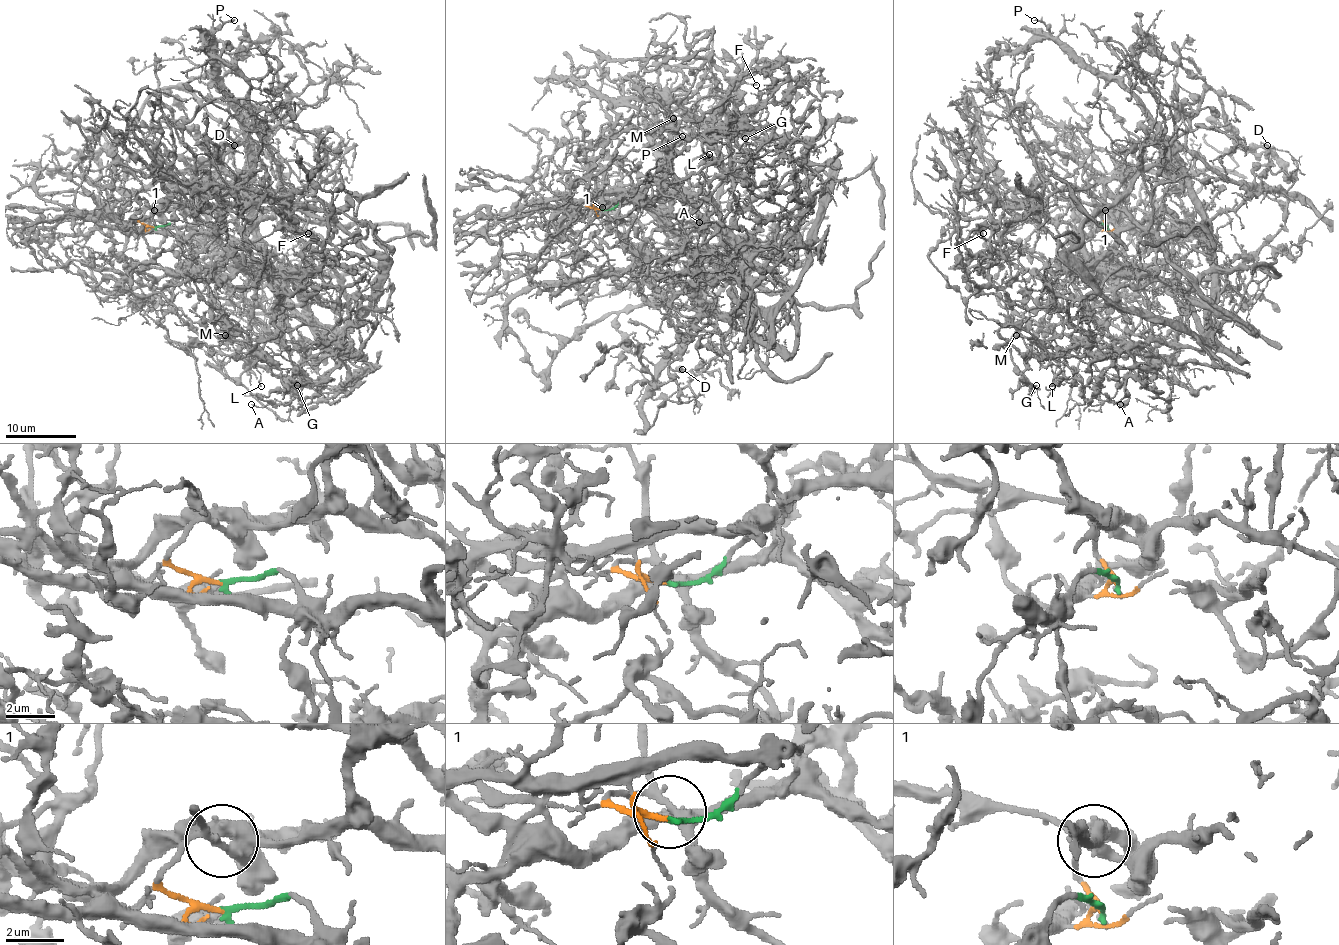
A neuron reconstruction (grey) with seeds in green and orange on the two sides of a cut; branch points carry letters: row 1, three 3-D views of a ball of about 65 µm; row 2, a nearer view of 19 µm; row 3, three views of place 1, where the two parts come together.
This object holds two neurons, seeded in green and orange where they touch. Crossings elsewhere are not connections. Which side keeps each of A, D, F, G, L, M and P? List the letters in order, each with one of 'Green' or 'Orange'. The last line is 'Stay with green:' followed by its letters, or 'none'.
A: Green
D: Orange
F: Green
G: Green
L: Green
M: Green
P: Orange
Stay with green: A, F, G, L, M

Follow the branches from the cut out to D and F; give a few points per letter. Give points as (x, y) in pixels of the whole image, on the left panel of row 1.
D: (154, 228), (148, 208), (180, 208), (203, 233), (251, 240), (222, 206), (233, 182), (217, 171), (235, 145)
F: (154, 228), (171, 224), (184, 236), (208, 233), (221, 199), (252, 183), (288, 208), (282, 226), (309, 233)

